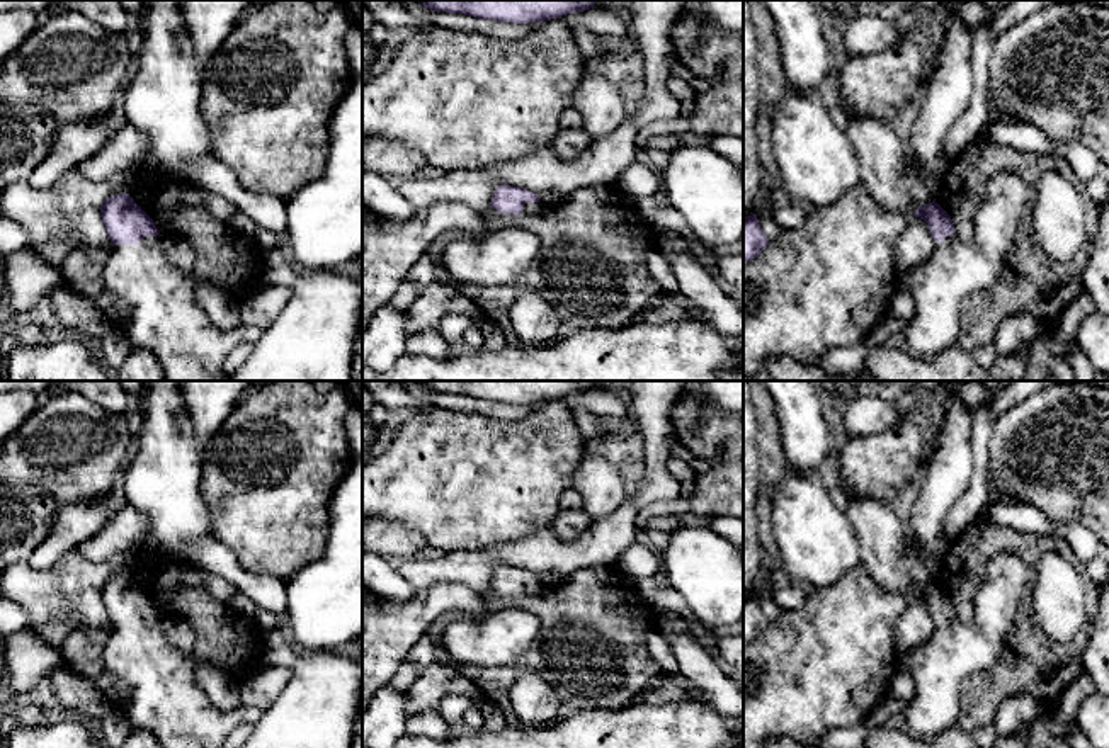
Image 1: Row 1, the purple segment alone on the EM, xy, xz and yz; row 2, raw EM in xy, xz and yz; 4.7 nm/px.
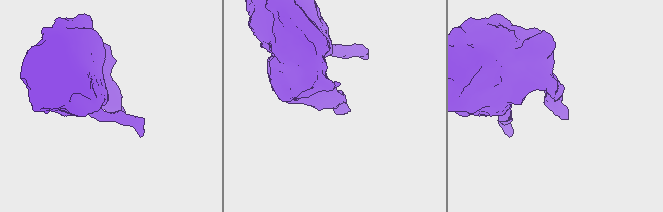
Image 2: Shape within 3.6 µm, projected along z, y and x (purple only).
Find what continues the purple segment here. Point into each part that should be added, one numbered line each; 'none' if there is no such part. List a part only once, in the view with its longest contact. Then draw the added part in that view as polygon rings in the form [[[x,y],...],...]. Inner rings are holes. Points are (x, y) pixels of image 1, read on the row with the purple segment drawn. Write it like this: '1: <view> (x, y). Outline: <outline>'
1: xy (162, 315). Outline: [[[160,235],[112,246],[102,280],[107,292],[124,303],[126,321],[114,332],[134,348],[151,352],[167,381],[230,381],[223,369],[228,354],[240,345],[252,347],[264,333],[264,328],[245,323],[233,330],[218,328],[196,301],[194,279],[167,260]]]

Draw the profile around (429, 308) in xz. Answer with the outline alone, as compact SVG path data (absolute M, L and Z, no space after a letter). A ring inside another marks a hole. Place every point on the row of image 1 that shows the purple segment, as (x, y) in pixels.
M444 277L429 284L429 287L407 309L410 333L437 326L449 313L449 304L464 292L468 291Z

